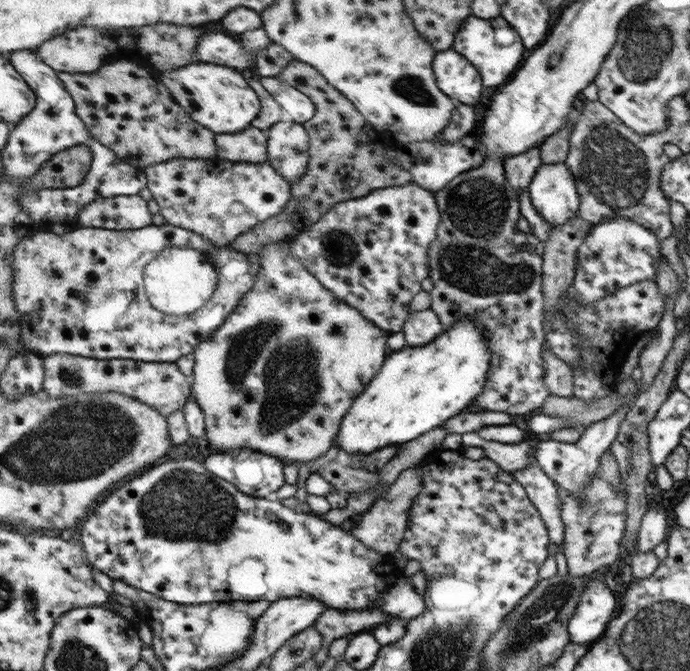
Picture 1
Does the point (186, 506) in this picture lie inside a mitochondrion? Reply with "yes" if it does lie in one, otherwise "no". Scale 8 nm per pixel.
yes

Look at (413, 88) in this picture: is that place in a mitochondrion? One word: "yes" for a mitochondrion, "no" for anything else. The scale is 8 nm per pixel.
yes

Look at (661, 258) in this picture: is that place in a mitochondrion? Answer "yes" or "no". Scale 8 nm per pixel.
no

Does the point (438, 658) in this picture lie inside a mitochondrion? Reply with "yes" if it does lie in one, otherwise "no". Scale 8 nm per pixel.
yes

